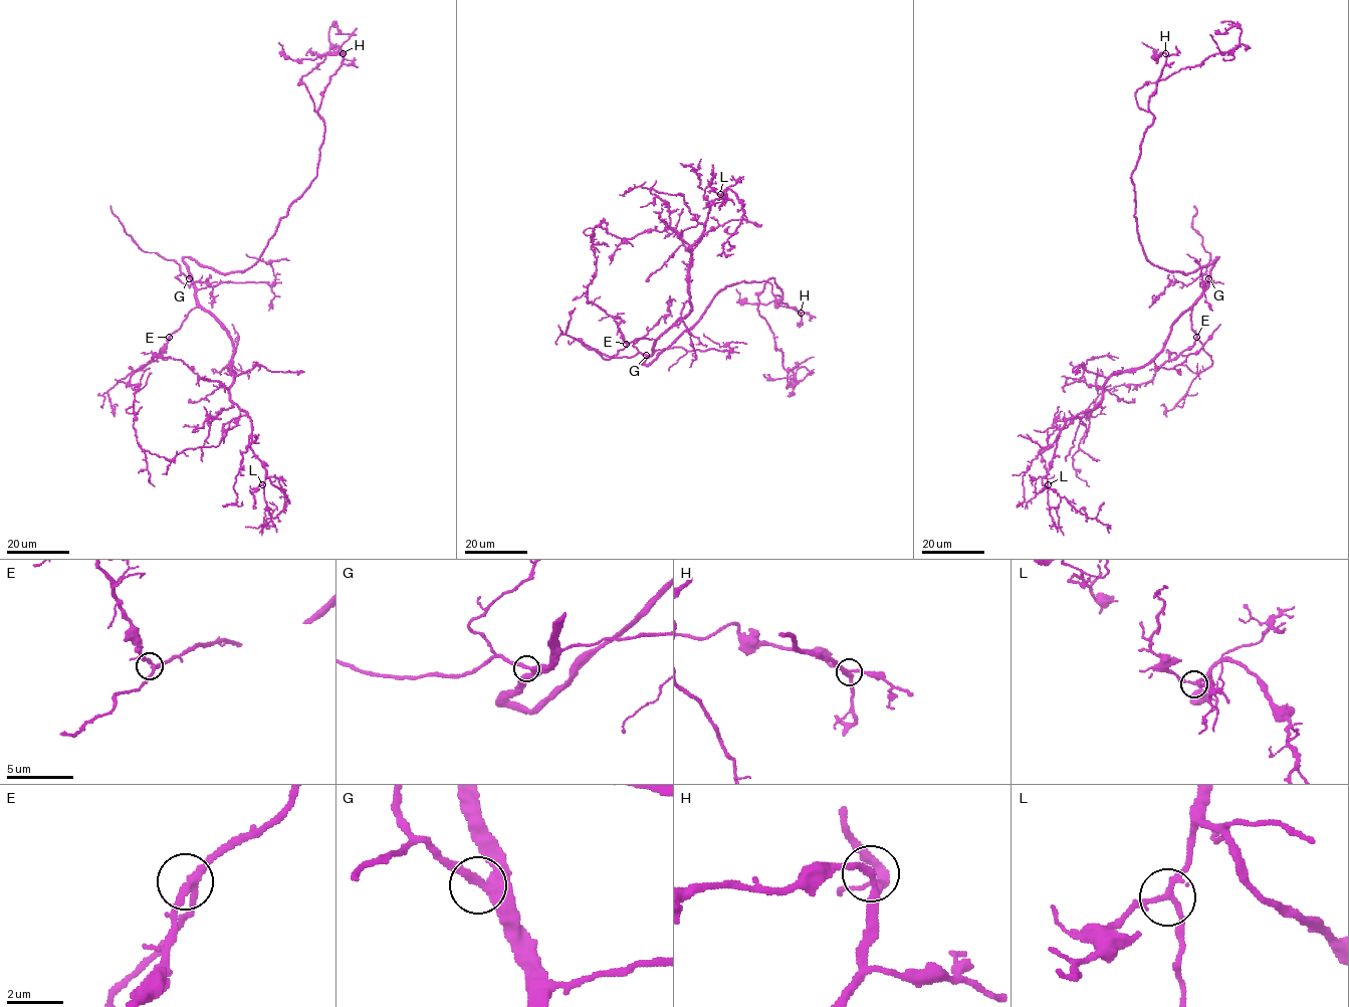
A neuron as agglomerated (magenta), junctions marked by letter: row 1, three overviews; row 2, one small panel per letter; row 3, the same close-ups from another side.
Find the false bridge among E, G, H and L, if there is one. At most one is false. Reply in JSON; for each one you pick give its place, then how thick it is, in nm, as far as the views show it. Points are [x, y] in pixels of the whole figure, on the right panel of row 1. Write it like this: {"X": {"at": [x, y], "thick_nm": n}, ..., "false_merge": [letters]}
{"false_merge": []}

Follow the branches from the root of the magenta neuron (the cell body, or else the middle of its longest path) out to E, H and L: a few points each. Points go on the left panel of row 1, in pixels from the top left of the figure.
E: (214, 270), (190, 258), (183, 259), (194, 288), (197, 306), (169, 337)
H: (214, 270), (233, 272), (253, 265), (287, 208), (316, 176), (324, 133), (323, 120), (317, 112), (343, 53)
L: (214, 270), (183, 259), (195, 300), (233, 345), (229, 398), (251, 419), (249, 447), (265, 470), (262, 484)

